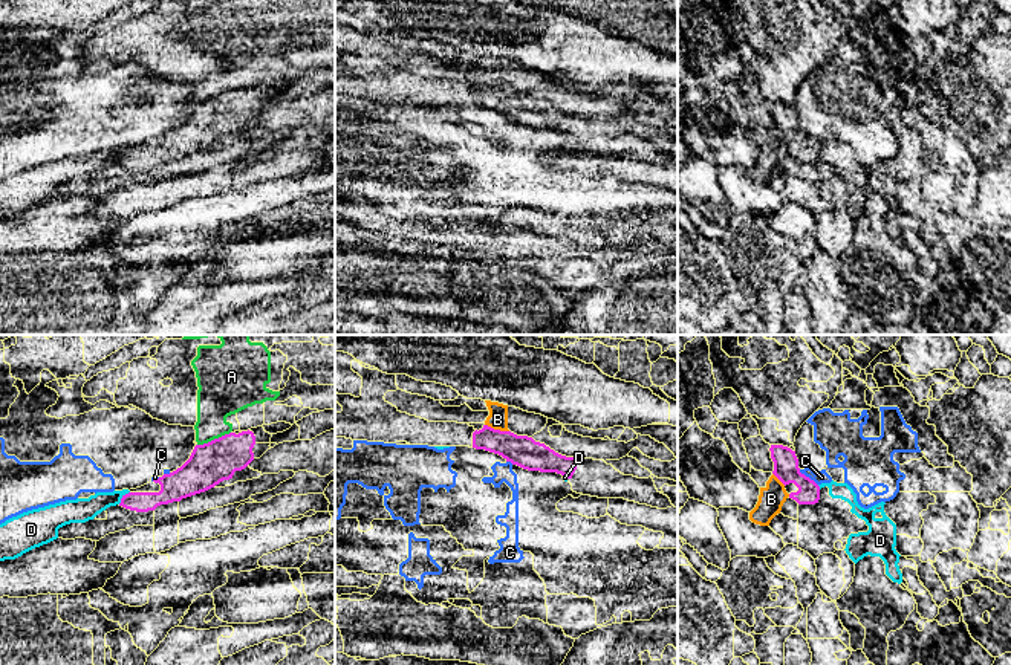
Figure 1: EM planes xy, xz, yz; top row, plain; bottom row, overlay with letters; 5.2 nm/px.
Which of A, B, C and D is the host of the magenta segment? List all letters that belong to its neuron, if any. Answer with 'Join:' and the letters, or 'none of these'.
Join: none of these

